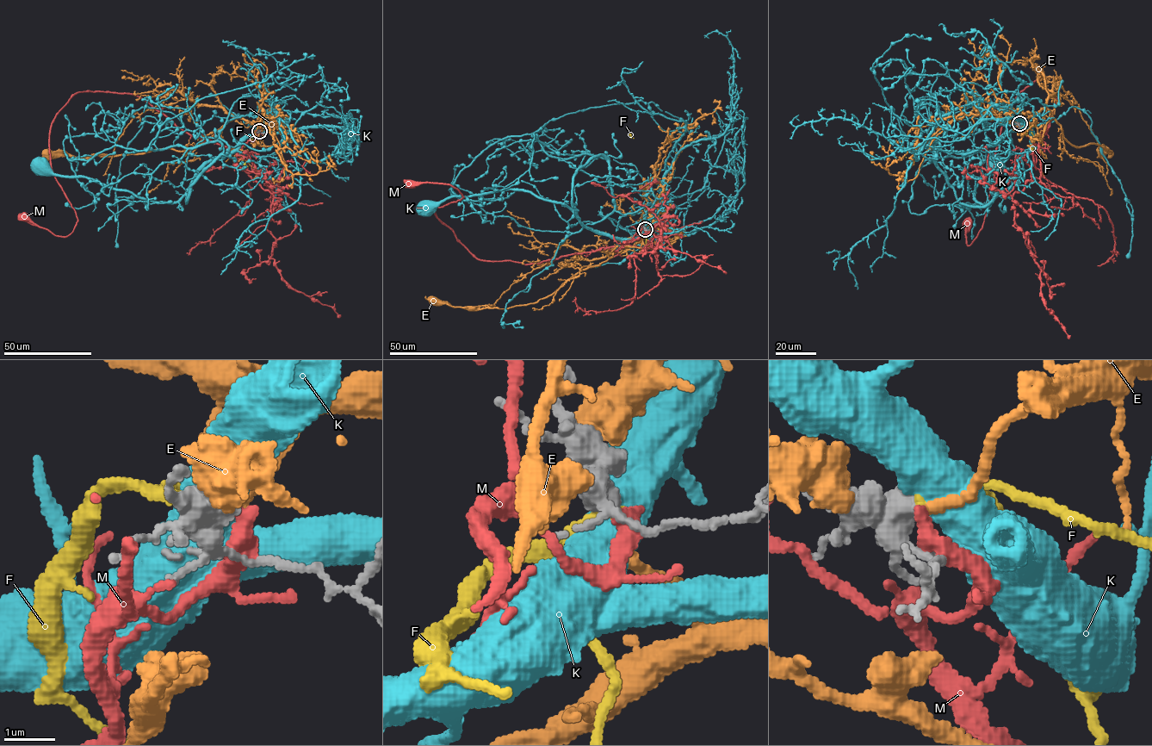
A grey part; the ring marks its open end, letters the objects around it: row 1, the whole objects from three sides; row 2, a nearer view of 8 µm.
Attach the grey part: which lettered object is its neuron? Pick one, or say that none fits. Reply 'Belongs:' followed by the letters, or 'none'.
Belongs: E

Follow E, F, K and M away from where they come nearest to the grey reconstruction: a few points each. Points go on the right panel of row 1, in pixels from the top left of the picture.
E: (1019, 123), (1040, 110), (1047, 108), (1060, 126), (1062, 136), (1073, 146), (1101, 145), (1113, 152), (1102, 152)
F: (1019, 123), (906, 157)
K: (1019, 122), (1029, 132), (1031, 146), (1011, 179), (985, 206), (975, 199), (974, 191), (979, 179), (994, 167)
M: (1019, 123), (1037, 145), (1058, 96), (1055, 77), (1037, 79), (1011, 105), (982, 228), (969, 245), (967, 223)

